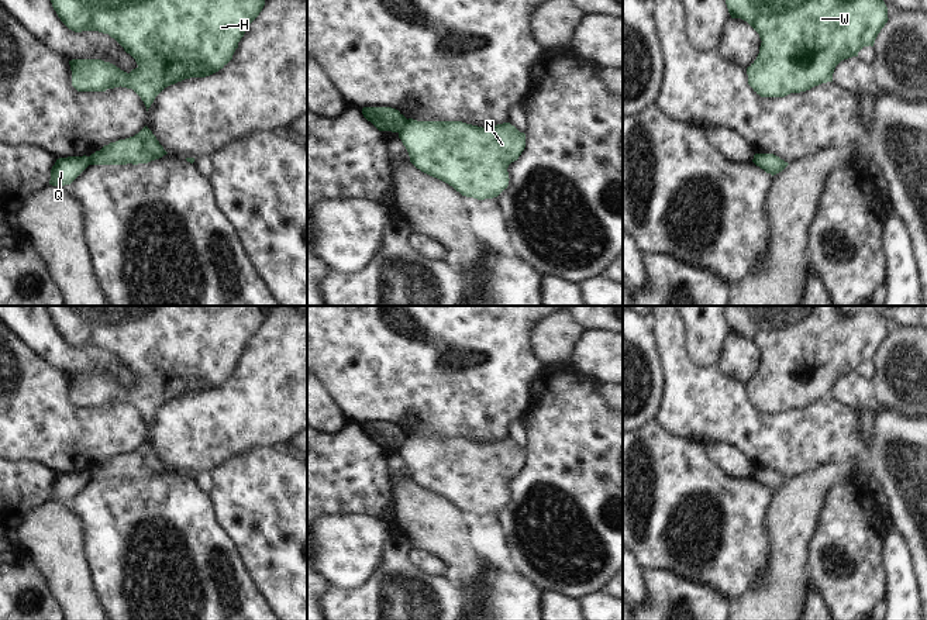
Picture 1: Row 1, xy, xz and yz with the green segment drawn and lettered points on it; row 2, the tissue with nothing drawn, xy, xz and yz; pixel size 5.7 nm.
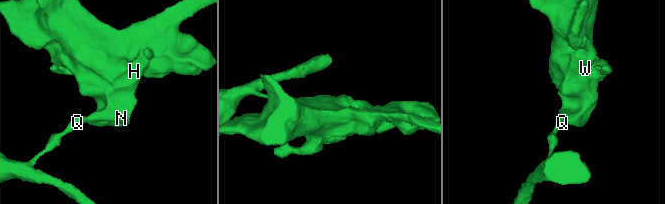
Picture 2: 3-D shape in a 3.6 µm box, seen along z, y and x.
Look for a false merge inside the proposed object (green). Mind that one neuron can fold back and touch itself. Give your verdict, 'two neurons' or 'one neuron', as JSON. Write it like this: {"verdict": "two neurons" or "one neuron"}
{"verdict": "two neurons"}

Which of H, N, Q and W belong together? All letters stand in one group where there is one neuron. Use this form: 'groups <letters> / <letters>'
groups H N W / Q

